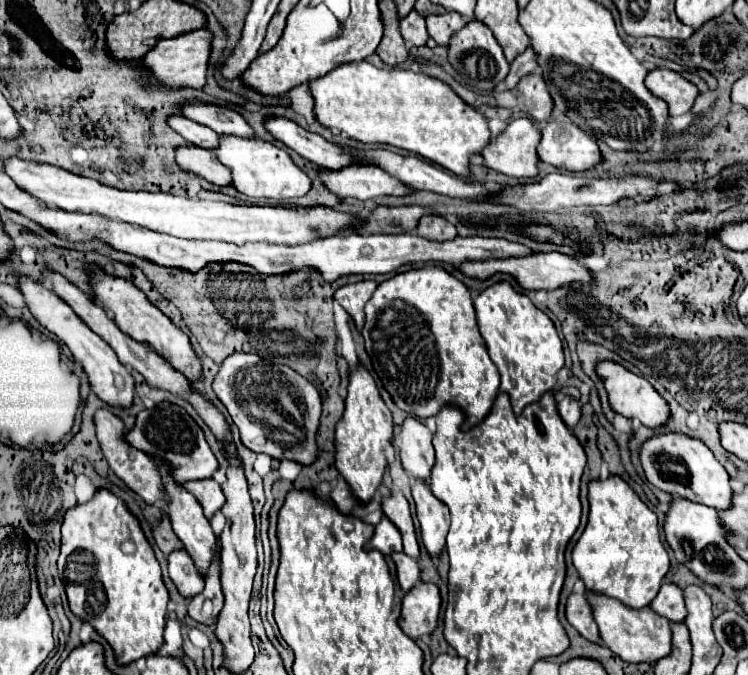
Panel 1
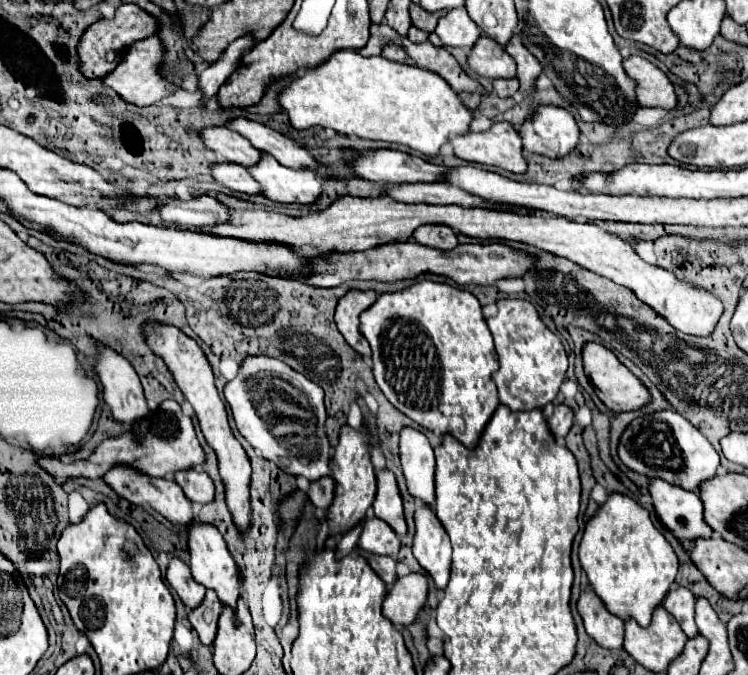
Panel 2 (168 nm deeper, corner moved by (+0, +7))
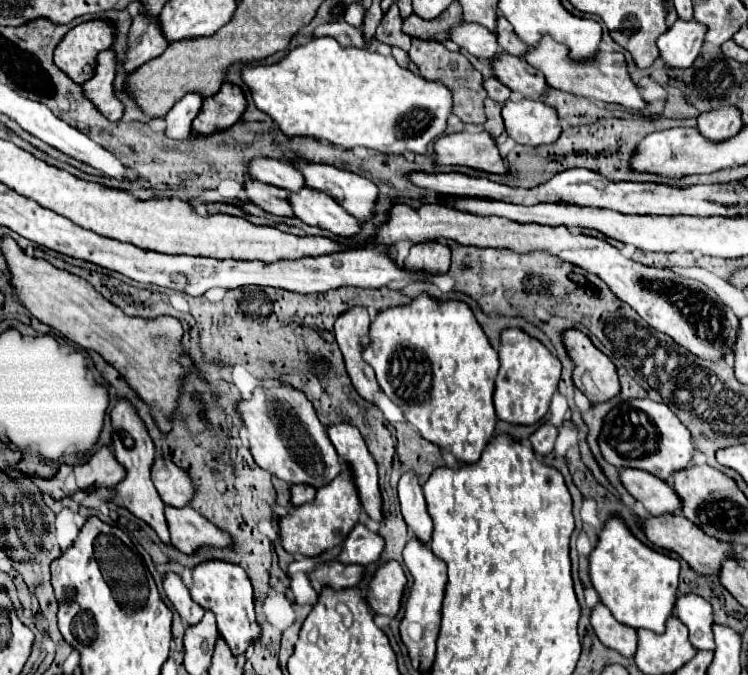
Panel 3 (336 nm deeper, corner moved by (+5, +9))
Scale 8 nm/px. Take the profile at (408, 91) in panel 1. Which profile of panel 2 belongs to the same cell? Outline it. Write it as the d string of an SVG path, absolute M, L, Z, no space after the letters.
M334 51L326 63L300 73L288 87L282 89L278 105L286 111L290 125L298 131L318 125L334 129L340 135L358 135L362 139L408 145L424 155L438 155L440 147L448 139L468 133L472 123L470 111L440 75L414 65L394 63L384 57L362 57L356 51Z

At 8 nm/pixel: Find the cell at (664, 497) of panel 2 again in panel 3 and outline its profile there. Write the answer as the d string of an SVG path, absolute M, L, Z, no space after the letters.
M623 469L621 483L639 503L643 503L651 517L661 517L667 513L683 515L683 501L667 481L661 481L659 477L653 477L645 471Z

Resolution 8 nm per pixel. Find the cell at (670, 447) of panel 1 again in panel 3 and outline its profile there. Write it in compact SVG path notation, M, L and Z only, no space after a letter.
M631 399L613 407L605 417L599 445L605 461L611 465L619 469L643 469L655 477L661 477L663 481L671 481L673 473L691 467L695 453L695 443L689 429L667 405L651 399Z

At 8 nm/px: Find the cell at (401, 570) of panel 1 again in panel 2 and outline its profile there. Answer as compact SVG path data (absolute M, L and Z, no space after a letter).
M364 553L368 565L380 575L380 579L384 581L386 587L390 587L390 583L396 581L396 561L392 557L380 557L380 555L370 555L370 553Z

